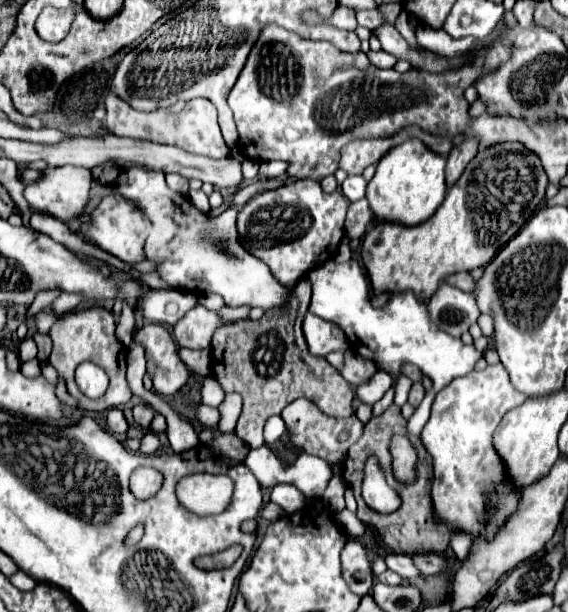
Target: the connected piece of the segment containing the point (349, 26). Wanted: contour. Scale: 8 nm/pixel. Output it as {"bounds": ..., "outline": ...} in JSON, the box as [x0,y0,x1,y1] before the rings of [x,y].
{"bounds":[330,5,356,30],"outline":[[[339,5],[334,11],[330,22],[338,28],[346,28],[346,30],[354,30],[356,28],[356,12],[352,8]]]}

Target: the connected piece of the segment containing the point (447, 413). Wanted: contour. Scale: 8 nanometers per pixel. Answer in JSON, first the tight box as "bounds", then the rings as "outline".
{"bounds":[422,364,526,538],"outline":[[[502,364],[456,378],[434,398],[430,420],[422,430],[422,442],[434,460],[434,514],[452,530],[464,530],[472,538],[492,538],[518,506],[520,492],[506,480],[502,460],[492,446],[492,434],[502,416],[524,400],[526,396],[510,384]]]}

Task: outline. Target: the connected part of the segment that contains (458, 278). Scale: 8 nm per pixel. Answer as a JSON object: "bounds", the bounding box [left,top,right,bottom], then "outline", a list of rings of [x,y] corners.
{"bounds":[446,272,474,292],"outline":[[[466,272],[452,274],[452,276],[446,278],[446,282],[448,282],[450,286],[456,286],[456,288],[464,290],[464,292],[474,292],[474,278],[472,278],[470,274],[466,274]]]}

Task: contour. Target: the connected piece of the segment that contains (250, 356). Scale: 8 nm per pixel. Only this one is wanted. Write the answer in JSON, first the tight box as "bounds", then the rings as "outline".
{"bounds":[212,278,354,448],"outline":[[[302,278],[296,284],[294,296],[282,310],[268,310],[260,320],[236,320],[220,326],[212,338],[212,372],[224,392],[238,392],[244,398],[244,408],[236,424],[236,436],[250,448],[264,444],[262,428],[270,416],[281,414],[284,406],[296,398],[308,398],[332,418],[347,418],[354,413],[352,386],[324,358],[310,356],[302,336],[302,320],[310,304],[310,280]]]}

